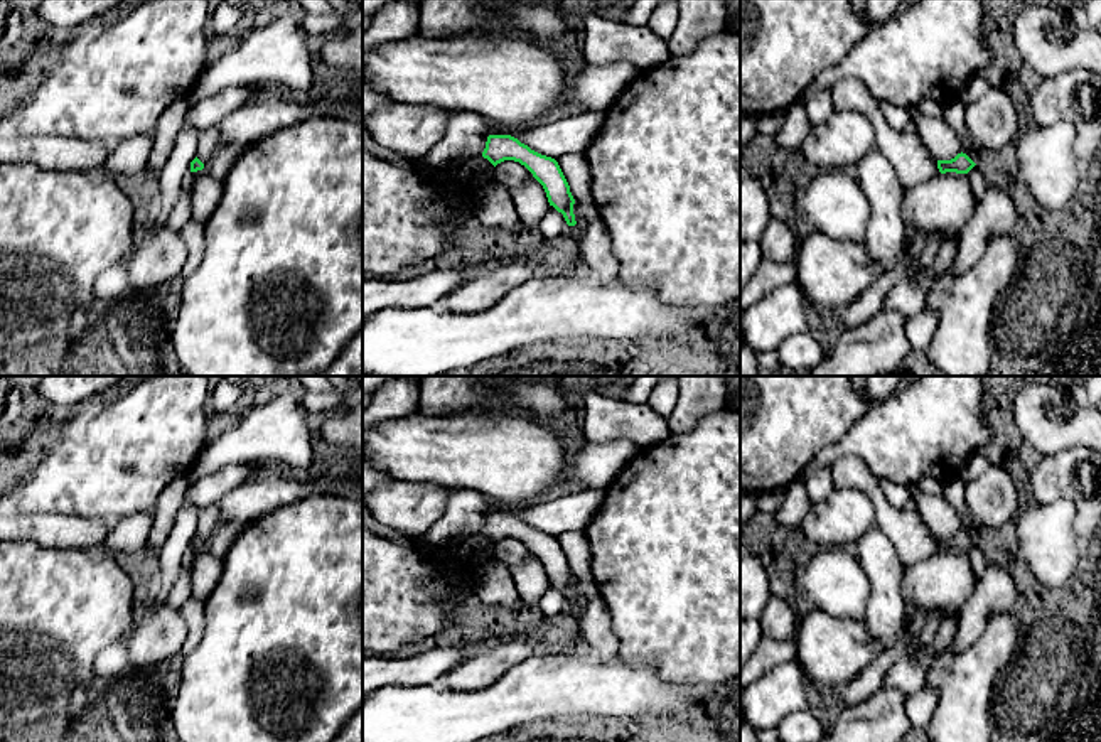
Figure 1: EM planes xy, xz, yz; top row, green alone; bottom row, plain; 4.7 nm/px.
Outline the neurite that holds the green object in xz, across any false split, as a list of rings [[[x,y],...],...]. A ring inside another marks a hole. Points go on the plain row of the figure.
[[[489,513],[482,535],[494,545],[504,538],[514,538],[524,543],[543,563],[550,583],[563,592],[568,602],[565,612],[577,619],[580,617],[583,607],[580,607],[575,599],[575,577],[555,536],[531,528],[528,523],[521,521],[511,513]]]

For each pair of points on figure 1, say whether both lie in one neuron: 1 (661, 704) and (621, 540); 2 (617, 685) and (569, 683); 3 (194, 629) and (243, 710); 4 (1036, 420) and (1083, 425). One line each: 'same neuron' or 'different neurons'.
1: different neurons
2: same neuron
3: different neurons
4: same neuron

